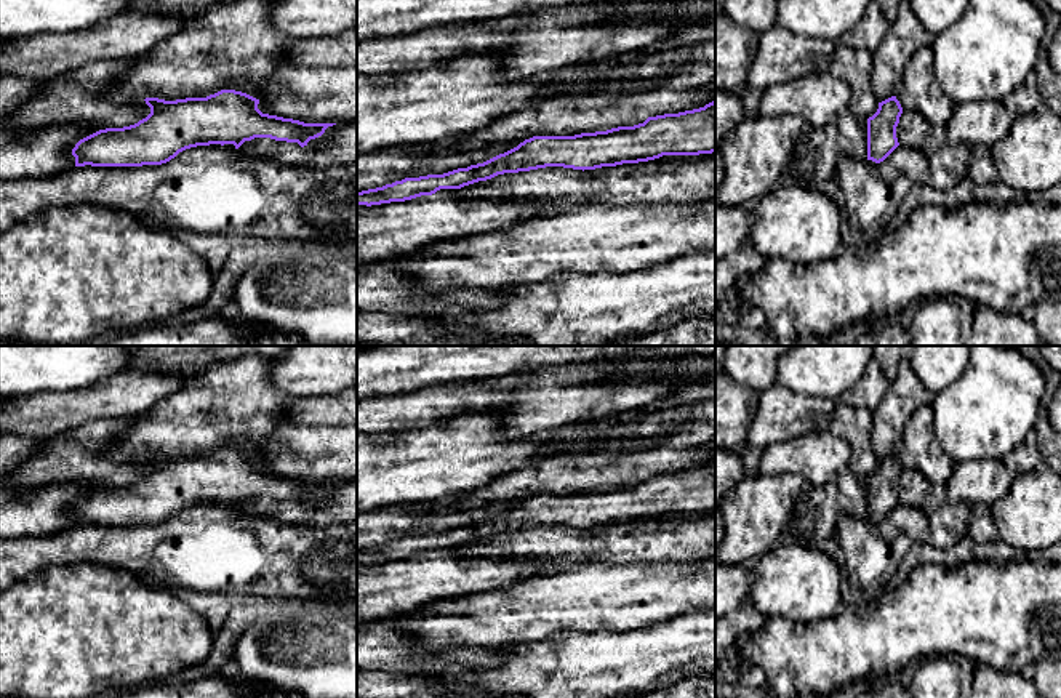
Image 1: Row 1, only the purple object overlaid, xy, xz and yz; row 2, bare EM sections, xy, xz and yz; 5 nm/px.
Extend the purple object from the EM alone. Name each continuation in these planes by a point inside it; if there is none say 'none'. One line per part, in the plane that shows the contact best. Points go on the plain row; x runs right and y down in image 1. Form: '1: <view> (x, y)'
none

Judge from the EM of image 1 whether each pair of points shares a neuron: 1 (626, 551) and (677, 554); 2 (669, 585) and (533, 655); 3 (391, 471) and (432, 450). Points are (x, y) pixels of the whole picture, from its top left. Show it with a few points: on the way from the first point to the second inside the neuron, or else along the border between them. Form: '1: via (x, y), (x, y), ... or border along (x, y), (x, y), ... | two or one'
1: via (639, 551), (664, 551) | one
2: border along (618, 631), (556, 631), (543, 641) | two
3: via (400, 468), (415, 466), (423, 460) | one

